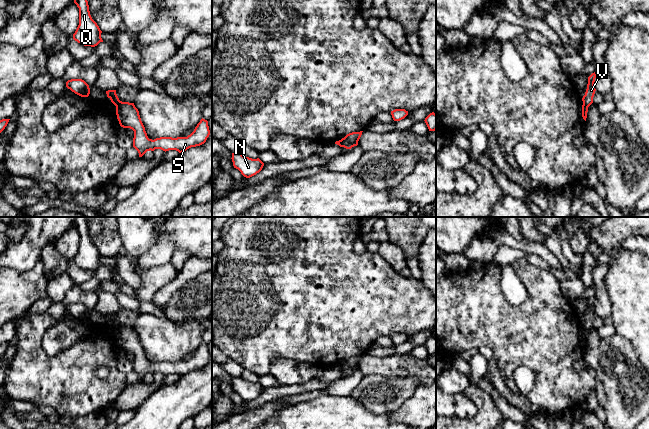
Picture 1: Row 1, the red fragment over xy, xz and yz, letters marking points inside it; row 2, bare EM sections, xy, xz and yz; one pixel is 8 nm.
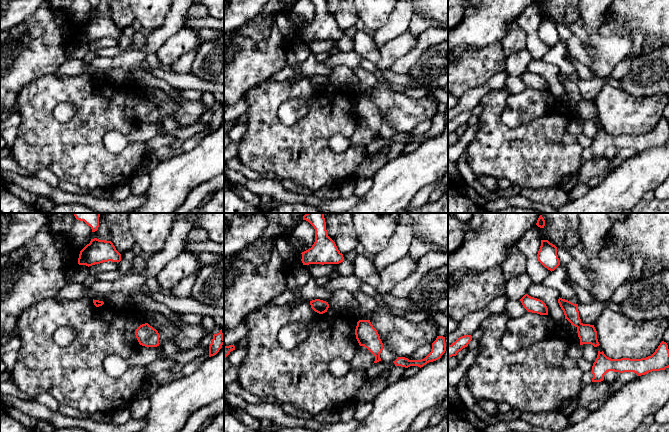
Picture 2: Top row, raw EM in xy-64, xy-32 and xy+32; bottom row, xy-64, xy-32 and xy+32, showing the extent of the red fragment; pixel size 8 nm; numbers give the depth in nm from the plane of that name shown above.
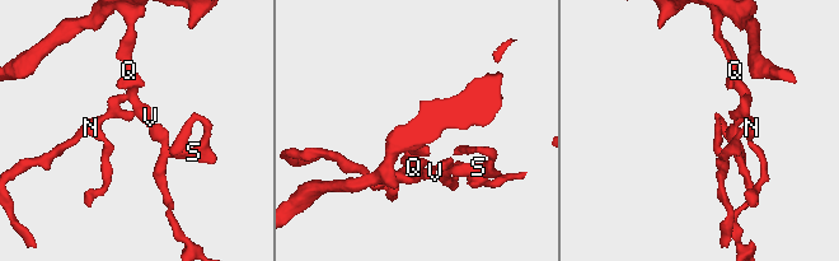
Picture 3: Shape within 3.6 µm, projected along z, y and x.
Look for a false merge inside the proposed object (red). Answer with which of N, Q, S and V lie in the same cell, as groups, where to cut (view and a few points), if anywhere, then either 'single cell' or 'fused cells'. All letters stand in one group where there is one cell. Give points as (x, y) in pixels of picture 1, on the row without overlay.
groups N Q V / S; cut xy (121, 325), (116, 330); fused cells

